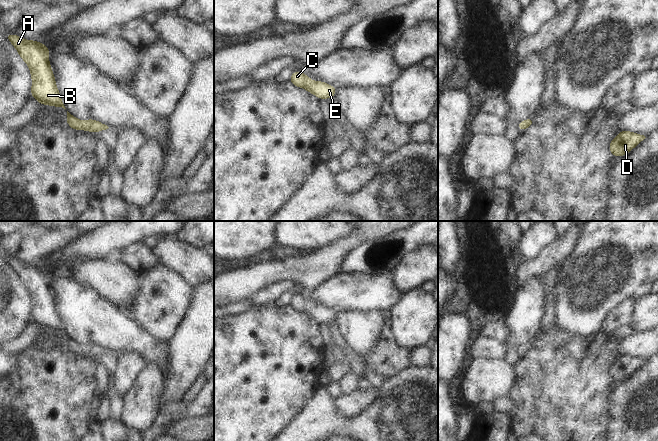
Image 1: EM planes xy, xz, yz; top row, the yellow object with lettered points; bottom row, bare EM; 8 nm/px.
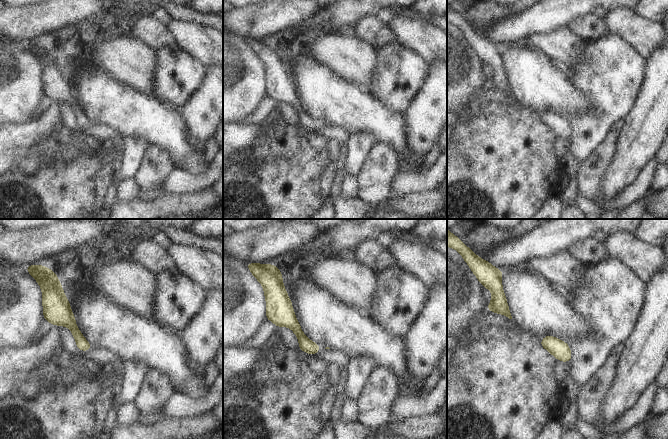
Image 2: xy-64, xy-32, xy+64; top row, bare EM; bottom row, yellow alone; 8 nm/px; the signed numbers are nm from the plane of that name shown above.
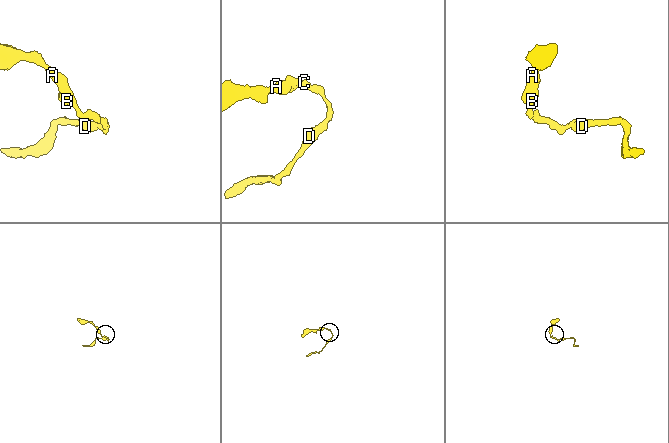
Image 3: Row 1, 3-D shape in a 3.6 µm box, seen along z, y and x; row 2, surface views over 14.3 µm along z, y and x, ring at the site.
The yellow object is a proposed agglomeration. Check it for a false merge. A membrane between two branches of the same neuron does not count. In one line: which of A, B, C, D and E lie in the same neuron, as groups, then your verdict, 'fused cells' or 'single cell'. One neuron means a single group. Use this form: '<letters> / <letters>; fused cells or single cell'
A B C D E; single cell

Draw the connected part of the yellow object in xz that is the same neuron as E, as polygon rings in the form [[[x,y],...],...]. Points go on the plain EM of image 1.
[[[294,295],[289,305],[296,311],[305,312],[307,316],[314,318],[321,324],[336,319],[337,313],[334,310],[322,305],[312,305],[301,295]]]

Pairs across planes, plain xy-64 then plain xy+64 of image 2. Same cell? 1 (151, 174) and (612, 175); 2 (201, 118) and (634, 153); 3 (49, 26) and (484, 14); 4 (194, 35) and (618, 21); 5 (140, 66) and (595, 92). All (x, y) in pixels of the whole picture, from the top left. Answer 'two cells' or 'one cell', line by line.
1: two cells
2: one cell
3: one cell
4: one cell
5: two cells

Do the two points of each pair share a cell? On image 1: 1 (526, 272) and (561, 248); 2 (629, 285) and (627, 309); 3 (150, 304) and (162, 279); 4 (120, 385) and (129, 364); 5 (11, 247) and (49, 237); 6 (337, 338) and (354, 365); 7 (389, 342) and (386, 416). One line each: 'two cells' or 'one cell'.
1: one cell
2: two cells
3: one cell
4: one cell
5: one cell
6: one cell
7: two cells

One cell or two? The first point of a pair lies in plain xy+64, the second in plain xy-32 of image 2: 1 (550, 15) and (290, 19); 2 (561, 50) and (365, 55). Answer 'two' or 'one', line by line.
1: two
2: one

